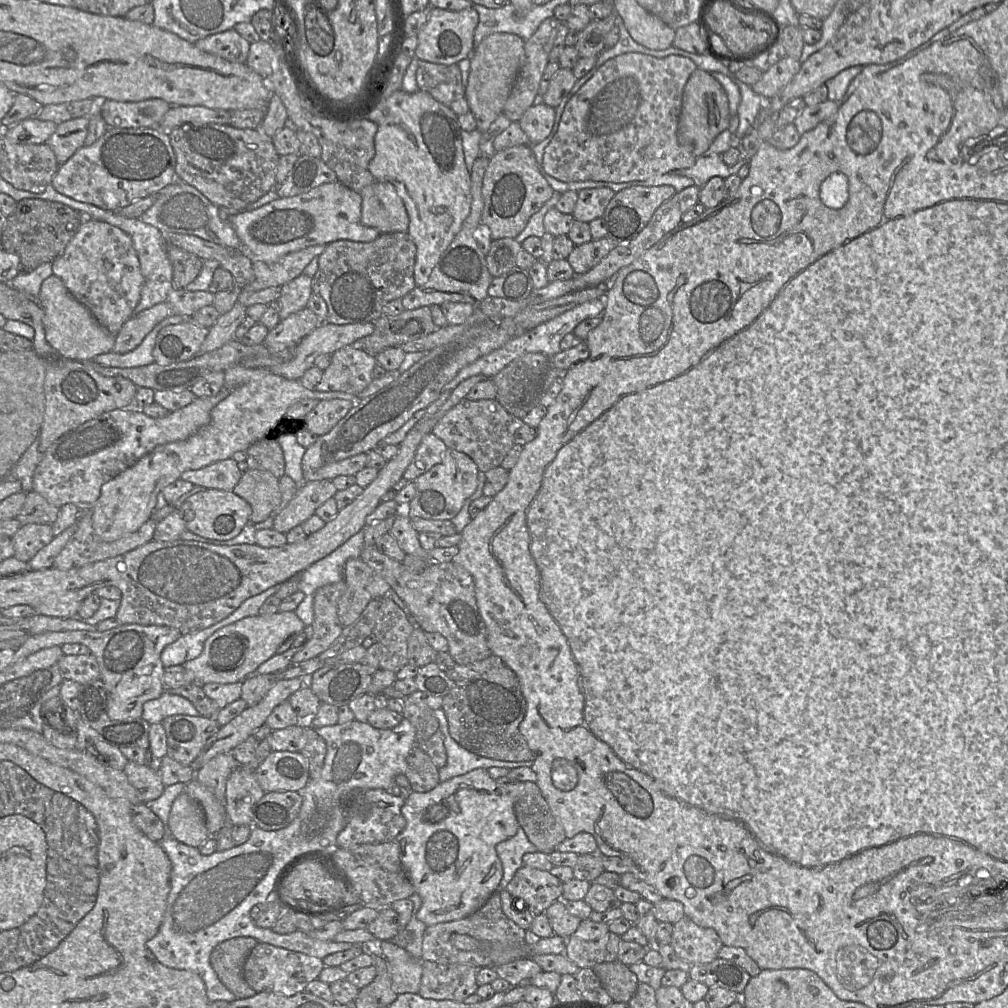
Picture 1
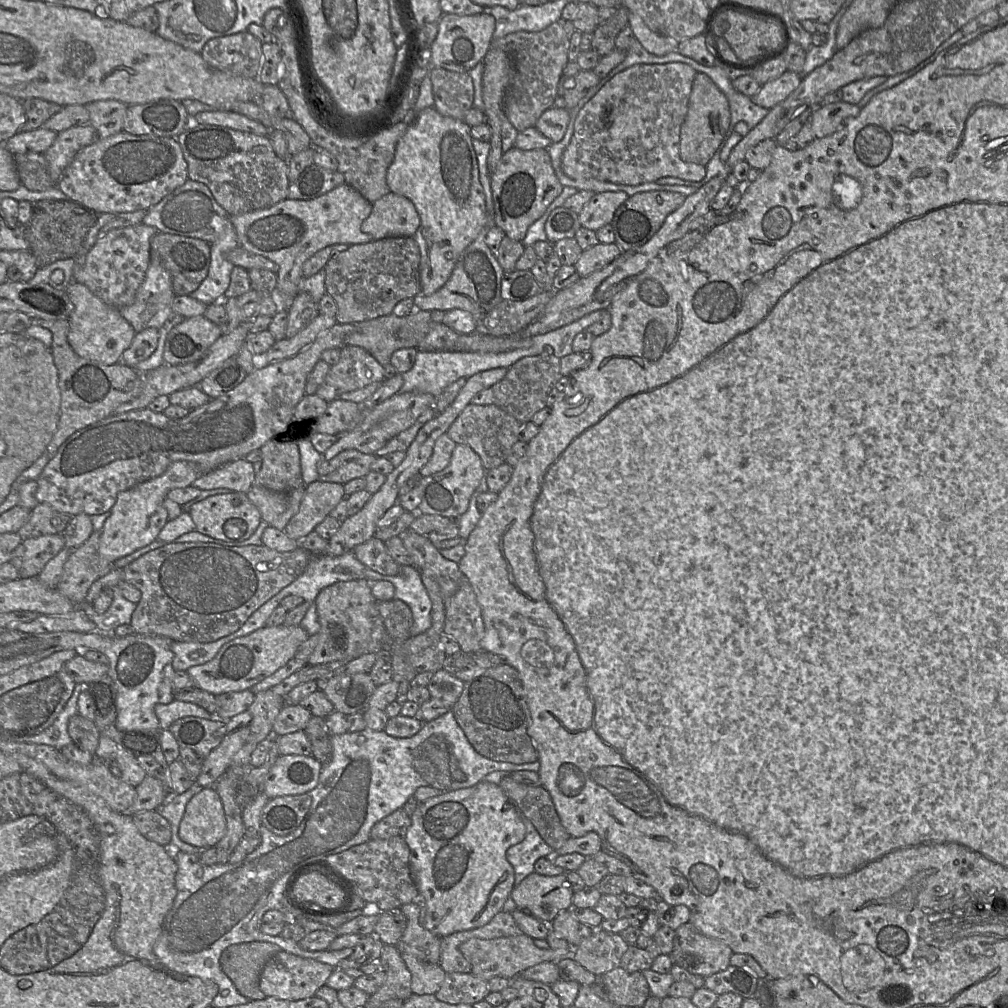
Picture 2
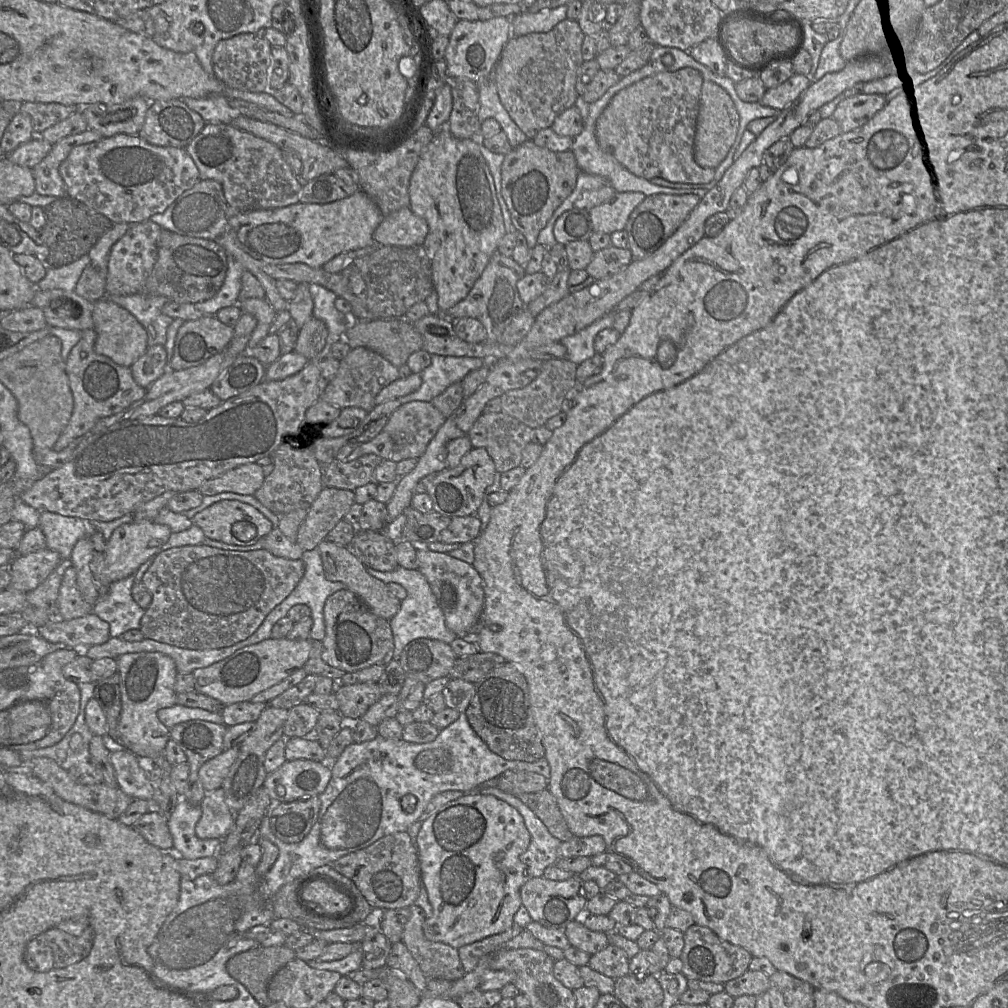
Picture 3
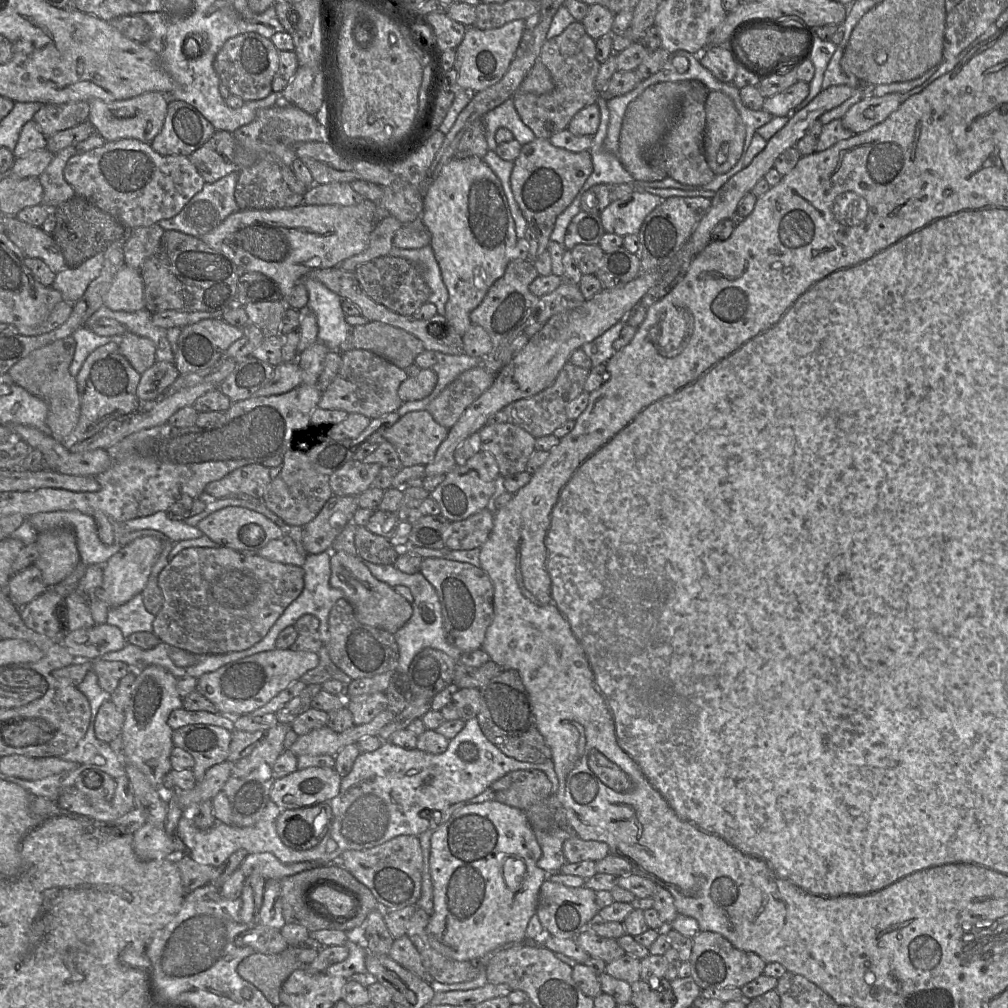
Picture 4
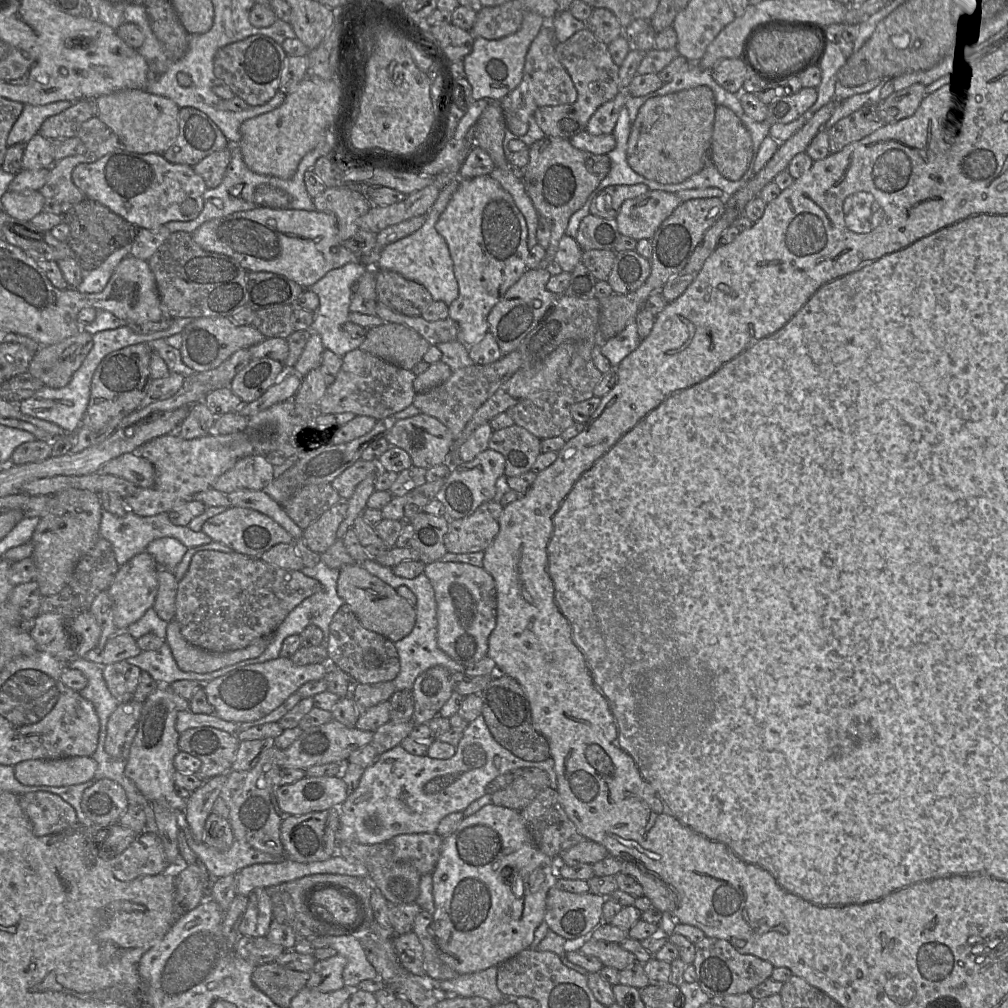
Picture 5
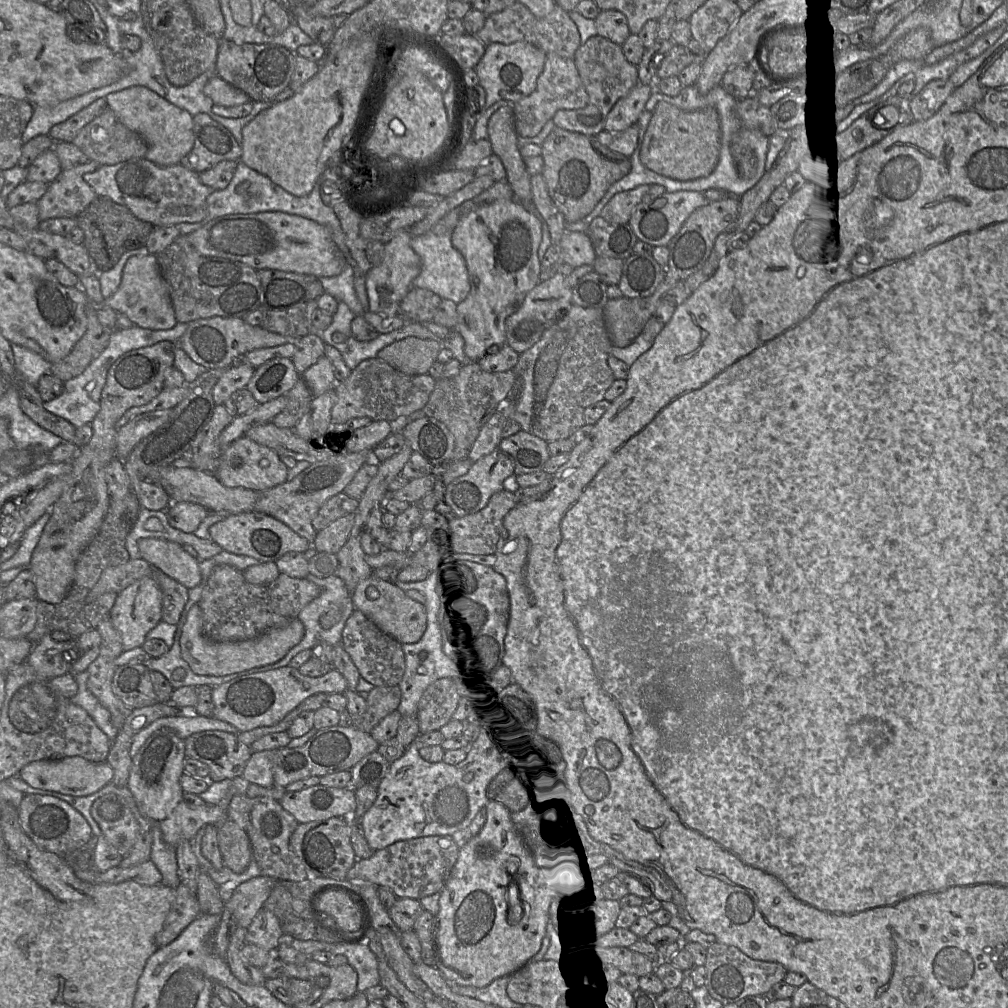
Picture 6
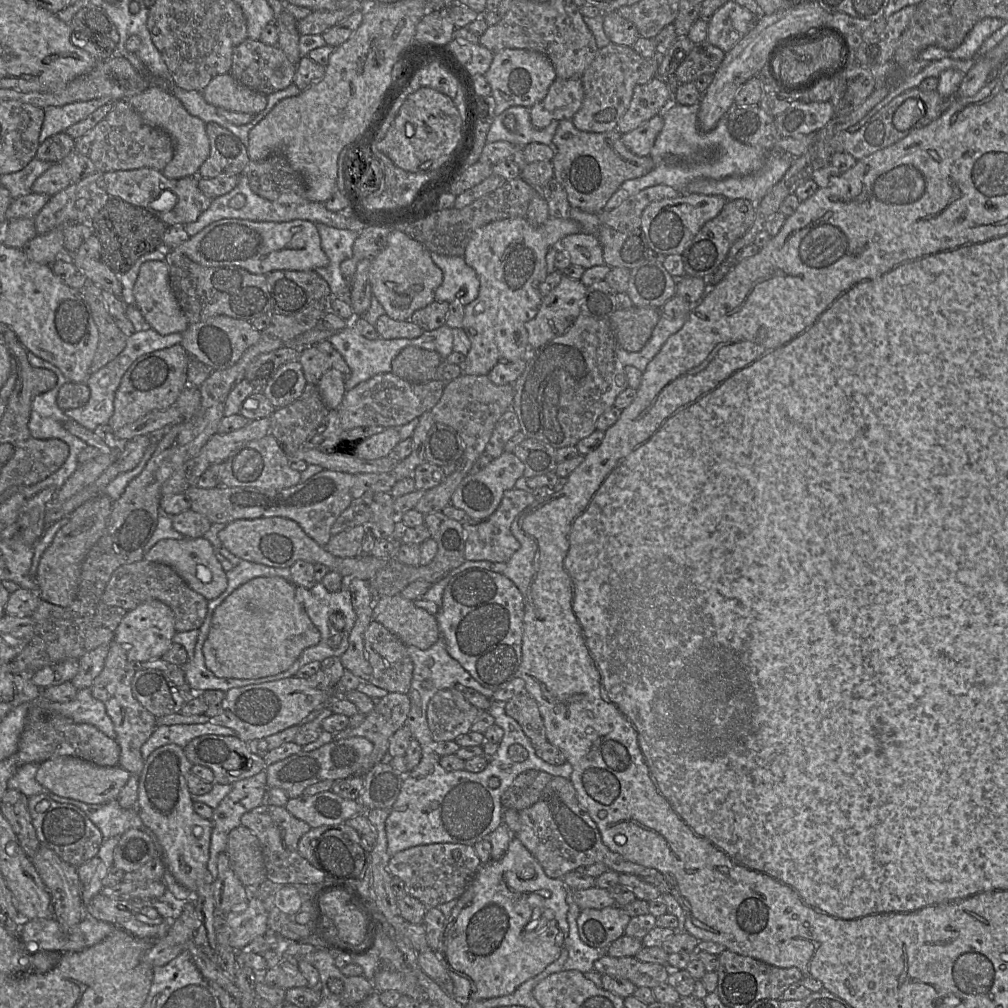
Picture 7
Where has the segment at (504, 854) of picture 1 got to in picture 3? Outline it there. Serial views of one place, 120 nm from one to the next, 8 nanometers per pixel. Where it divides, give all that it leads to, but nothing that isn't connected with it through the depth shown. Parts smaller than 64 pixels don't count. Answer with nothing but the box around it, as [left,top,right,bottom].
[480,787,562,878]

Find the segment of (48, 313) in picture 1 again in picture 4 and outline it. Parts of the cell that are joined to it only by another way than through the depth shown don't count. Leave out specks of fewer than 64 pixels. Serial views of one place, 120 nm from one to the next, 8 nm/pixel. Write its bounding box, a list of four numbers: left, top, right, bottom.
[116,331,157,374]

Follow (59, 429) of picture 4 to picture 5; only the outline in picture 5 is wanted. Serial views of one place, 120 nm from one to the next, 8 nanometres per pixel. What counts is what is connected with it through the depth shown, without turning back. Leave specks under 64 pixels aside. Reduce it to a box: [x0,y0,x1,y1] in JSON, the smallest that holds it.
[28,331,93,388]

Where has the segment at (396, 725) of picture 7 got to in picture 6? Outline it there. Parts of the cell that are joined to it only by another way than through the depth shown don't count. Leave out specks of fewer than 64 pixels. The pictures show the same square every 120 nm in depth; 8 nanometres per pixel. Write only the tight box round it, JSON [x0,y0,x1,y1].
[342,686,401,734]

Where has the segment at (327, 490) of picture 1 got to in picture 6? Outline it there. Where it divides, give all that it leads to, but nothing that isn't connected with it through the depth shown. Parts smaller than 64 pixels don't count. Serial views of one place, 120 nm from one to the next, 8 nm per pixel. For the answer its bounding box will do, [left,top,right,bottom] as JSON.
[312,514,354,554]

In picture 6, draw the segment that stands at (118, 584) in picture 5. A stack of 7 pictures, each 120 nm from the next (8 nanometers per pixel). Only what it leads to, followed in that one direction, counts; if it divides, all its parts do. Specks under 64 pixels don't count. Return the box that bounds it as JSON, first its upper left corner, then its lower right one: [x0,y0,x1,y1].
[110,577,163,650]

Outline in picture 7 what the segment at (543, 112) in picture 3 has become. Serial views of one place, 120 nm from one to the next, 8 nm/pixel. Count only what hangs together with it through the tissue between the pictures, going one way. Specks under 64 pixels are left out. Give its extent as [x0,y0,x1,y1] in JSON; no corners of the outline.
[571,43,658,133]

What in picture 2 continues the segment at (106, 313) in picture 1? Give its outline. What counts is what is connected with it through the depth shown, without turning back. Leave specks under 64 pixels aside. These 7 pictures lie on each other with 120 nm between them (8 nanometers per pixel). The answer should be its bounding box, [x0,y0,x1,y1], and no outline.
[73,223,157,309]

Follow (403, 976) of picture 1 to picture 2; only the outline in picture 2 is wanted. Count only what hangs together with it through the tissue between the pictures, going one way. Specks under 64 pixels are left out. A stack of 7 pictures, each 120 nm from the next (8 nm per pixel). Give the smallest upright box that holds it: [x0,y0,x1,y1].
[401,953,447,995]

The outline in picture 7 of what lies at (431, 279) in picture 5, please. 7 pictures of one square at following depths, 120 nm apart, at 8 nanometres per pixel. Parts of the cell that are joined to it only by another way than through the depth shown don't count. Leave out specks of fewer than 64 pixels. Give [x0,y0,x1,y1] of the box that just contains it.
[430,252,480,306]

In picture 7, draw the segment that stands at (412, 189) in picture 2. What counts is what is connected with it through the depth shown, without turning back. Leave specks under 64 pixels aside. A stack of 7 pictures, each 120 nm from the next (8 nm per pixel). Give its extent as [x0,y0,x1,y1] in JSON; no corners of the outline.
[461,217,589,375]

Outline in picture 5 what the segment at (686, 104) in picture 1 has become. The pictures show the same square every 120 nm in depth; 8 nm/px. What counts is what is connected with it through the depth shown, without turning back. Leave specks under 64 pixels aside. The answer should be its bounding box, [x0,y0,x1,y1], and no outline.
[710,105,753,180]

